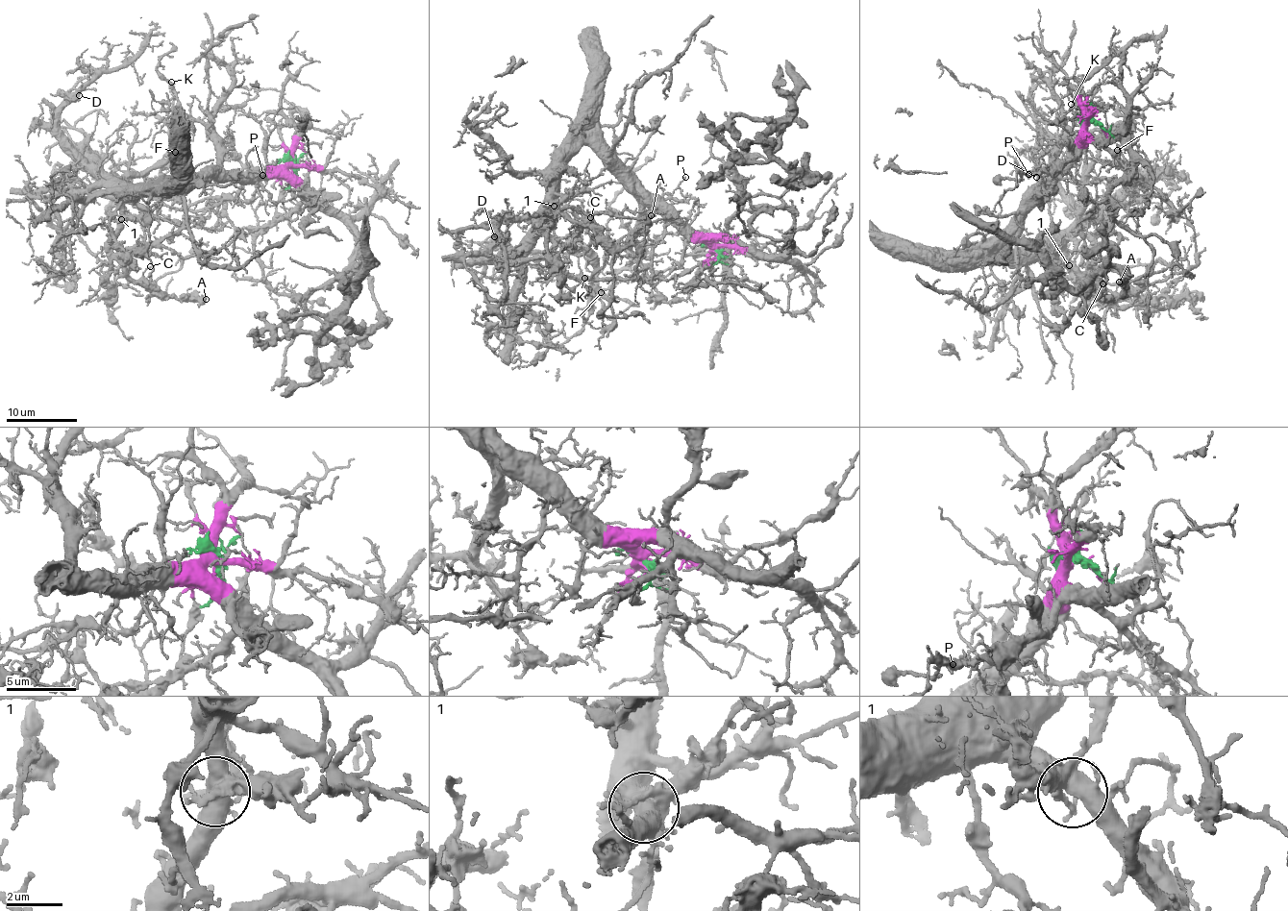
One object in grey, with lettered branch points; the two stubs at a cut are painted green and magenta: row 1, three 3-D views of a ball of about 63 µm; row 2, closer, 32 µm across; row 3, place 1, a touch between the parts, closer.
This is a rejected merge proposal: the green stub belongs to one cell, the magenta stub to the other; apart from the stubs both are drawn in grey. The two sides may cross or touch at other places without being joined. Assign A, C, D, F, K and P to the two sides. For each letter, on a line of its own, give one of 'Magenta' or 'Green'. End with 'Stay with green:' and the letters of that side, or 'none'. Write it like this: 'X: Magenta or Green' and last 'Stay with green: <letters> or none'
A: Magenta
C: Magenta
D: Magenta
F: Magenta
K: Magenta
P: Magenta
Stay with green: none

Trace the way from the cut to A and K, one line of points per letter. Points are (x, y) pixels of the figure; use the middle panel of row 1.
A: (716, 249), (681, 233), (620, 162), (582, 145), (549, 214), (594, 226), (625, 246), (642, 244), (651, 215)
K: (716, 249), (681, 233), (620, 162), (580, 147), (562, 167), (547, 228), (590, 256), (592, 283), (583, 279)

